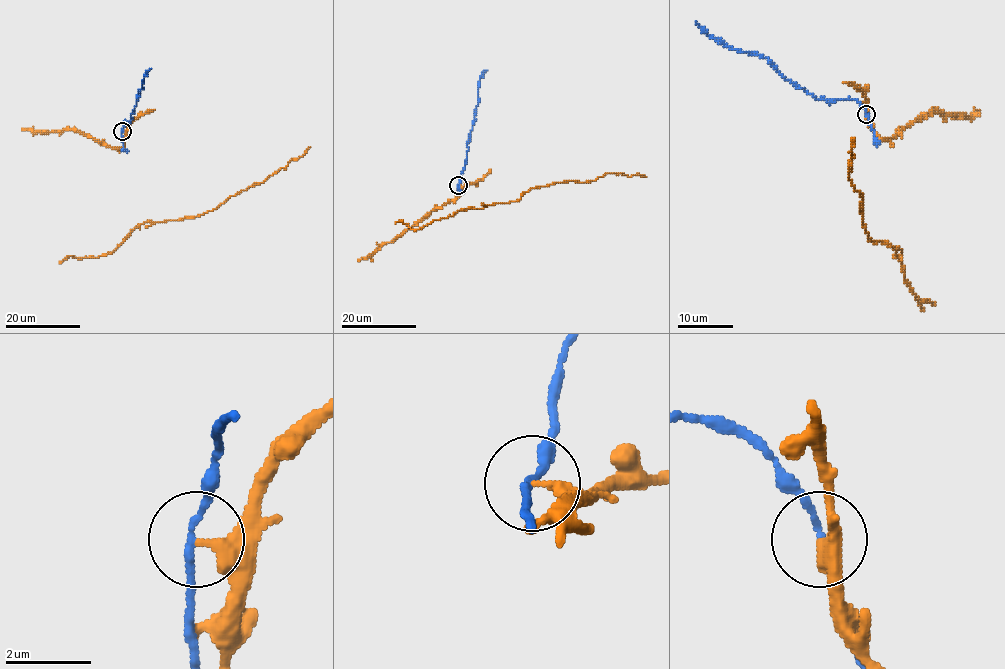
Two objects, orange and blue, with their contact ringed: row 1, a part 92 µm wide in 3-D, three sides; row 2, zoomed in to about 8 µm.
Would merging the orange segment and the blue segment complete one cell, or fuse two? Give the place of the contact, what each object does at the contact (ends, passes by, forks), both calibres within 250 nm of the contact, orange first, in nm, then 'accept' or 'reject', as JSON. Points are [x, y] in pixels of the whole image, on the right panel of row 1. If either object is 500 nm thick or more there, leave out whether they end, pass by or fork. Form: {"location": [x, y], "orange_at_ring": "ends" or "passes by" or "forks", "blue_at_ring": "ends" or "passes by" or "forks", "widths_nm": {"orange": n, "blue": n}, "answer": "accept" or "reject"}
{"location": [866, 114], "orange_at_ring": "ends", "blue_at_ring": "passes by", "widths_nm": {"orange": 320, "blue": 150}, "answer": "reject"}

